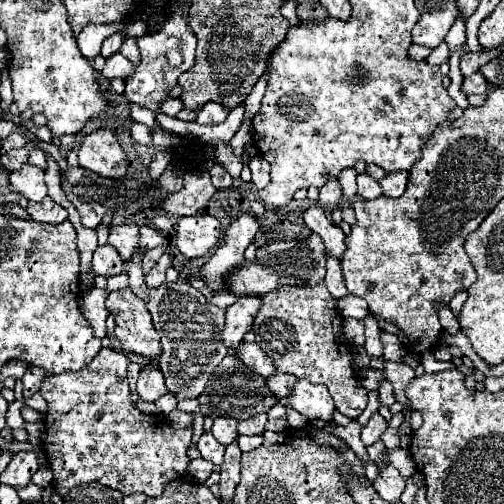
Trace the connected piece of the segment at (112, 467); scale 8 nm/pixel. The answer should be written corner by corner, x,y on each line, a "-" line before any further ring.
101,348
89,366
79,372
63,372
47,376
41,384
41,396
47,402
45,414
45,440
43,450
47,454
49,468
53,472
53,488
61,498
77,484
99,482
103,486
115,488
123,494
143,492
145,496
161,496
171,480
185,474
189,456
187,448
191,444
191,428
175,430
167,418
149,416
137,410
135,402
129,398
127,386
127,354
115,348

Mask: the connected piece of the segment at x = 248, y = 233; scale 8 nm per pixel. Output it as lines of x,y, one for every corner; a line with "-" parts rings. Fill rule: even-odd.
239,214
227,228
219,250
203,268
203,282
213,290
225,290
225,276
235,270
245,258
243,252
255,238
259,222
251,214

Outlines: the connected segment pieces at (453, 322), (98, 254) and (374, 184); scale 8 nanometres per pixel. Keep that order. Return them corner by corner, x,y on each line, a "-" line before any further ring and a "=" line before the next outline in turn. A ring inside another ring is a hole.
443,306
441,310
439,310
439,318
441,318
441,326
443,326
443,330
447,332
447,334
457,334
461,328
459,328
459,322
457,322
457,318
453,316
453,312
449,310
449,306
=
105,244
105,246
99,246
93,254
93,272
97,276
115,276
115,274
121,274
123,272
123,258
119,256
119,252
111,246
111,244
=
367,172
357,176
357,194
365,200
375,200
381,196
381,186
377,180
373,180

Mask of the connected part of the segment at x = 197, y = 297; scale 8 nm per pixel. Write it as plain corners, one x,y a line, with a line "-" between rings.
135,252
125,264
125,272
129,276
129,288
147,304
147,310
153,316
153,326
161,336
163,352
159,356
159,368
165,376
165,386
177,400
199,398
215,366
227,356
227,348
223,346
221,338
225,310
209,304
207,298
189,282
165,282
155,290
147,288
141,265
142,258

